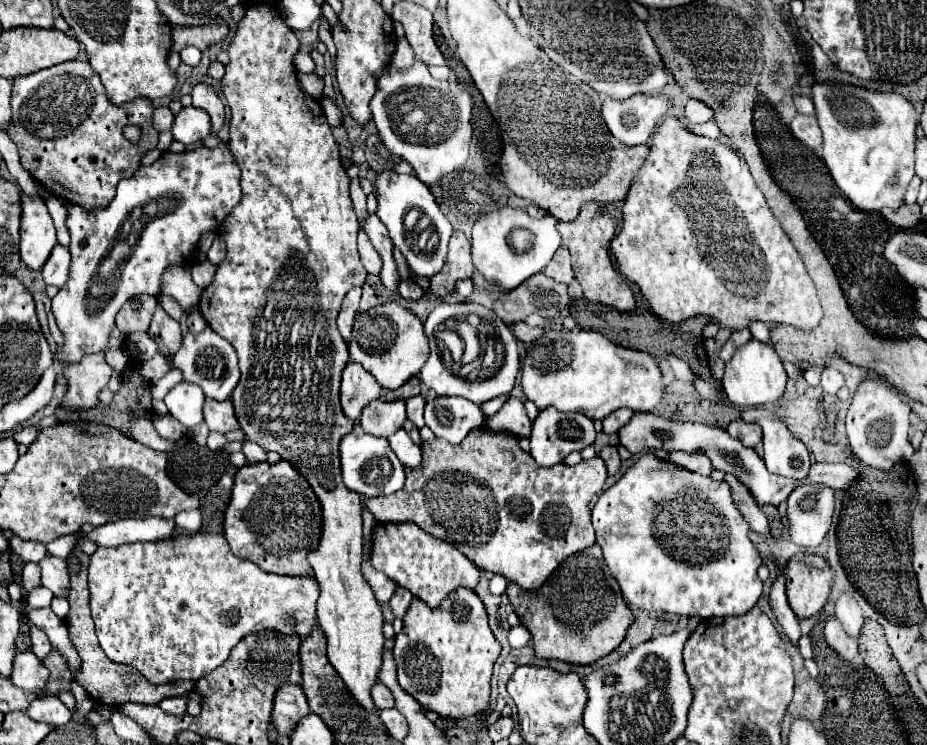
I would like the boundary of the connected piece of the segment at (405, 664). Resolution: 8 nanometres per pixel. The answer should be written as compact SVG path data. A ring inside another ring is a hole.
M454 590L440 606L430 608L422 600L412 598L408 614L404 618L404 628L394 640L394 660L398 666L400 686L414 696L424 710L432 710L442 718L464 720L478 716L488 710L490 702L490 678L492 666L500 656L500 644L494 638L482 600L472 590Z

